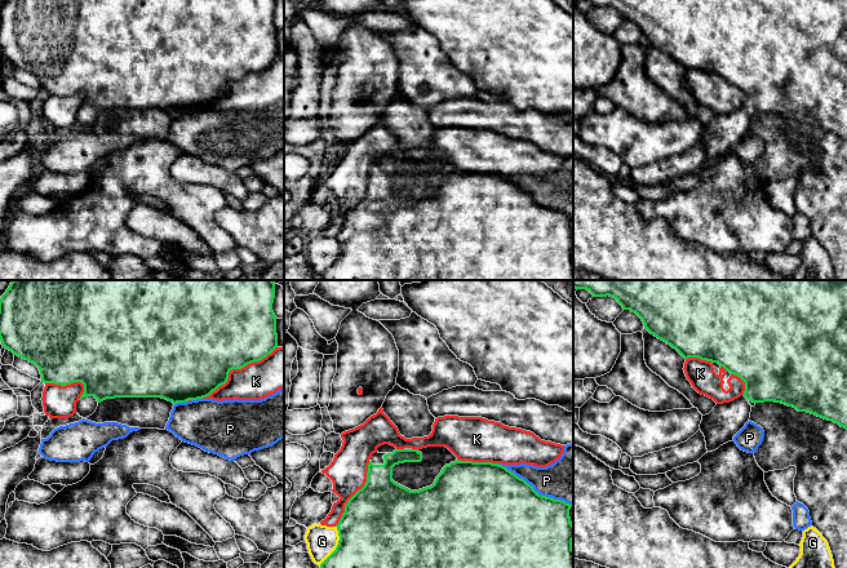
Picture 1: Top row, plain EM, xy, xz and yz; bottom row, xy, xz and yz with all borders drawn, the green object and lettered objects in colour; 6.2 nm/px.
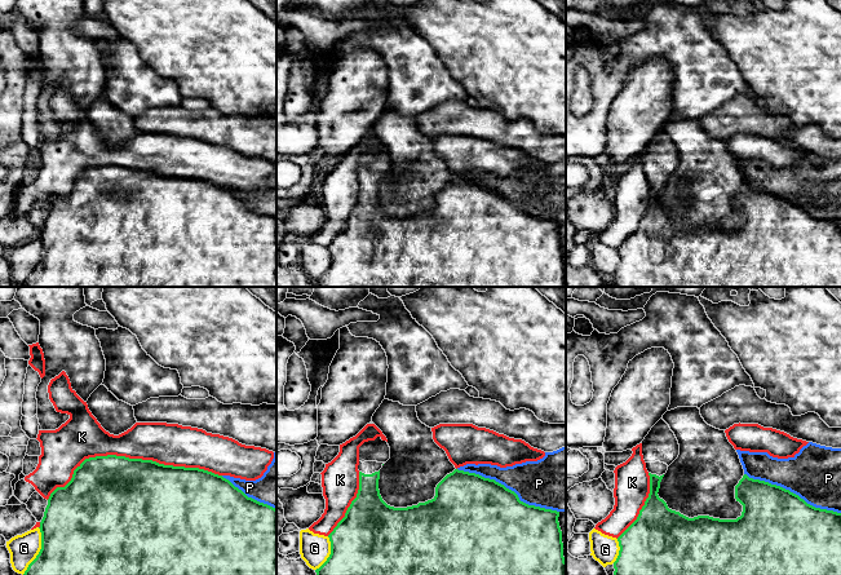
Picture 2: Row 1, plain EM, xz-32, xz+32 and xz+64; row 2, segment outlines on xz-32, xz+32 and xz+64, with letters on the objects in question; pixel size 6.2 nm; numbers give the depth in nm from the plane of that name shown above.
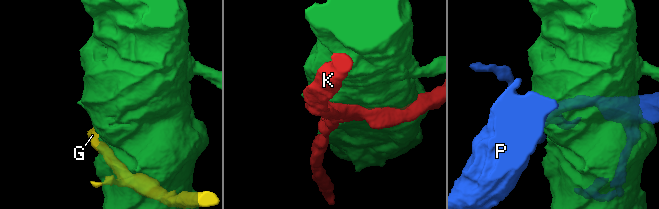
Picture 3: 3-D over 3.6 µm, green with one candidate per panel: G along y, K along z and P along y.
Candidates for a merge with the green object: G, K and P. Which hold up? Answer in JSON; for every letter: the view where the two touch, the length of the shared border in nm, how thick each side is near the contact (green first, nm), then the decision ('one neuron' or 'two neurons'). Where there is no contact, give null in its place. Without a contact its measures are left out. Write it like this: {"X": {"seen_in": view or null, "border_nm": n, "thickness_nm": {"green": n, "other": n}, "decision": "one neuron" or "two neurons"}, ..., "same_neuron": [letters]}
{"G": {"seen_in": "xz", "border_nm": 260, "thickness_nm": {"green": 460, "other": 190}, "decision": "two neurons"}, "K": {"seen_in": "xy", "border_nm": 550, "thickness_nm": {"green": 500, "other": 240}, "decision": "two neurons"}, "P": {"seen_in": "xz", "border_nm": 550, "thickness_nm": {"green": 500, "other": 300}, "decision": "two neurons"}, "same_neuron": []}

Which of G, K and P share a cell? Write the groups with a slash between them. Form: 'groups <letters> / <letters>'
groups G / K / P

